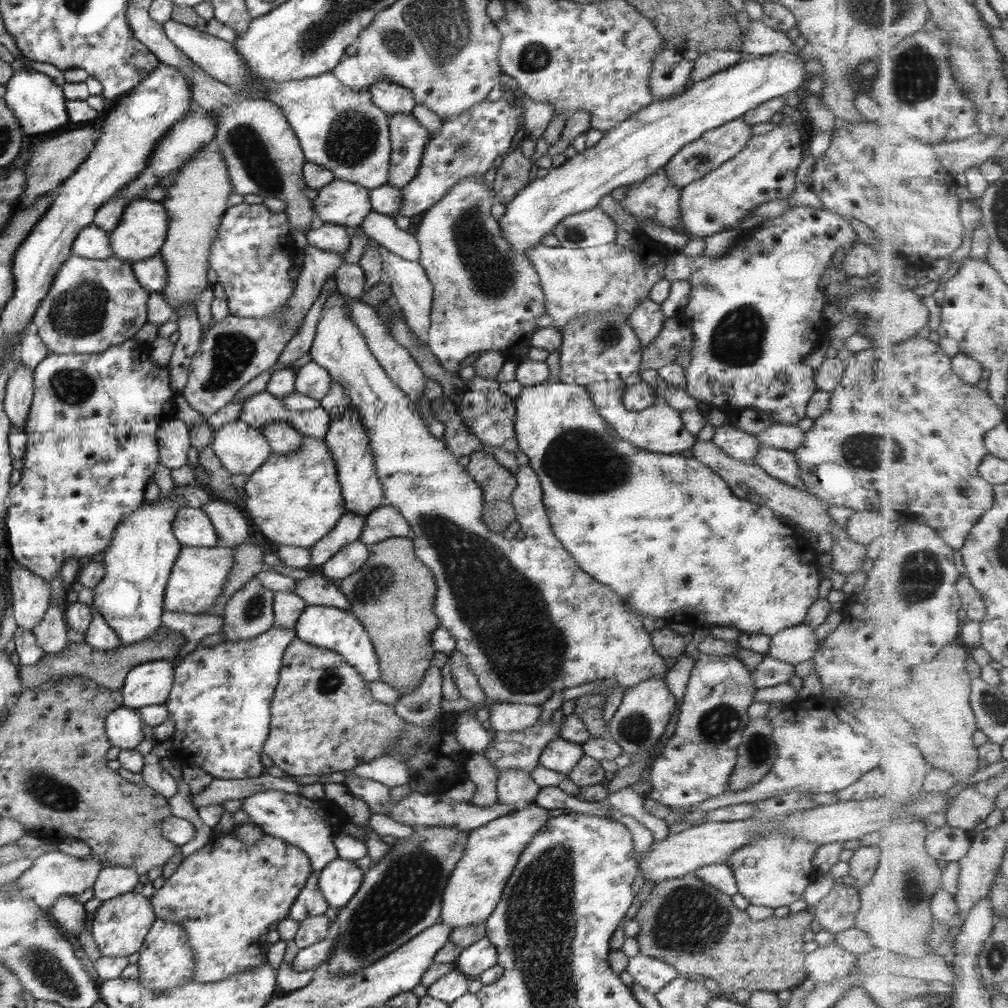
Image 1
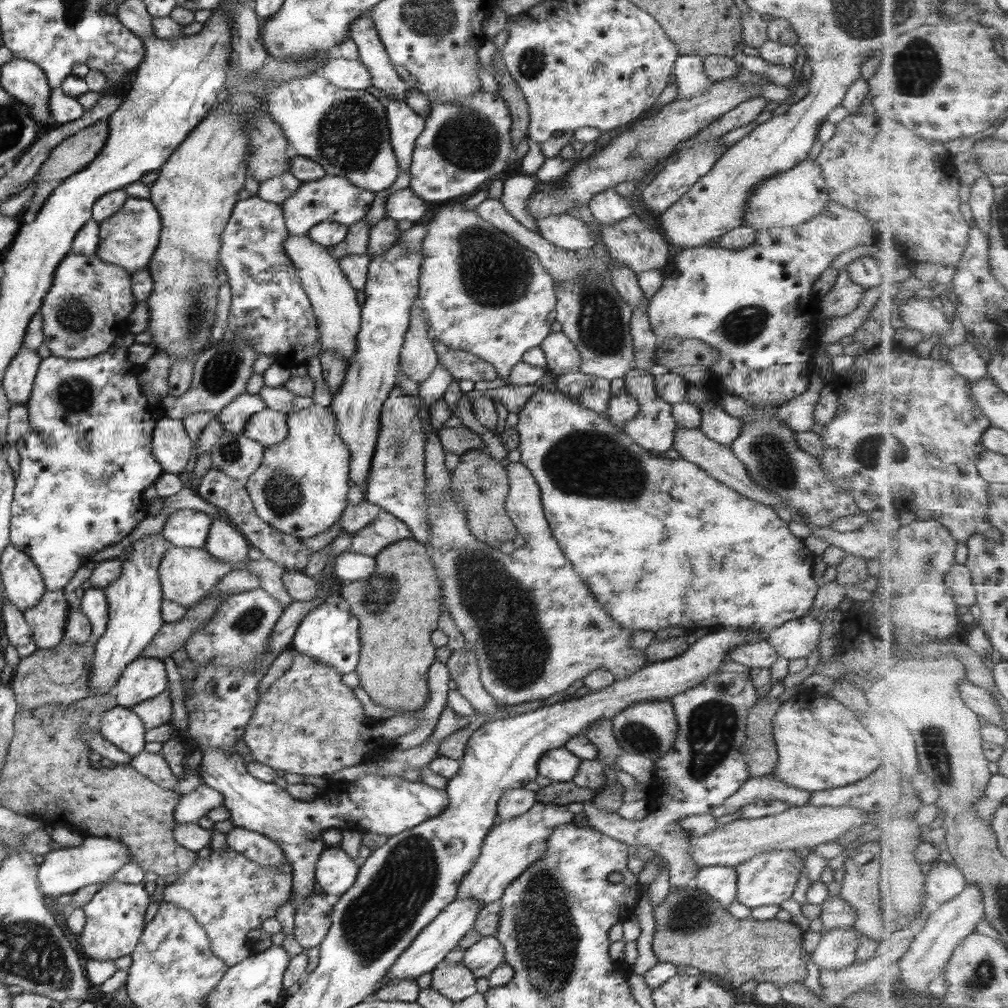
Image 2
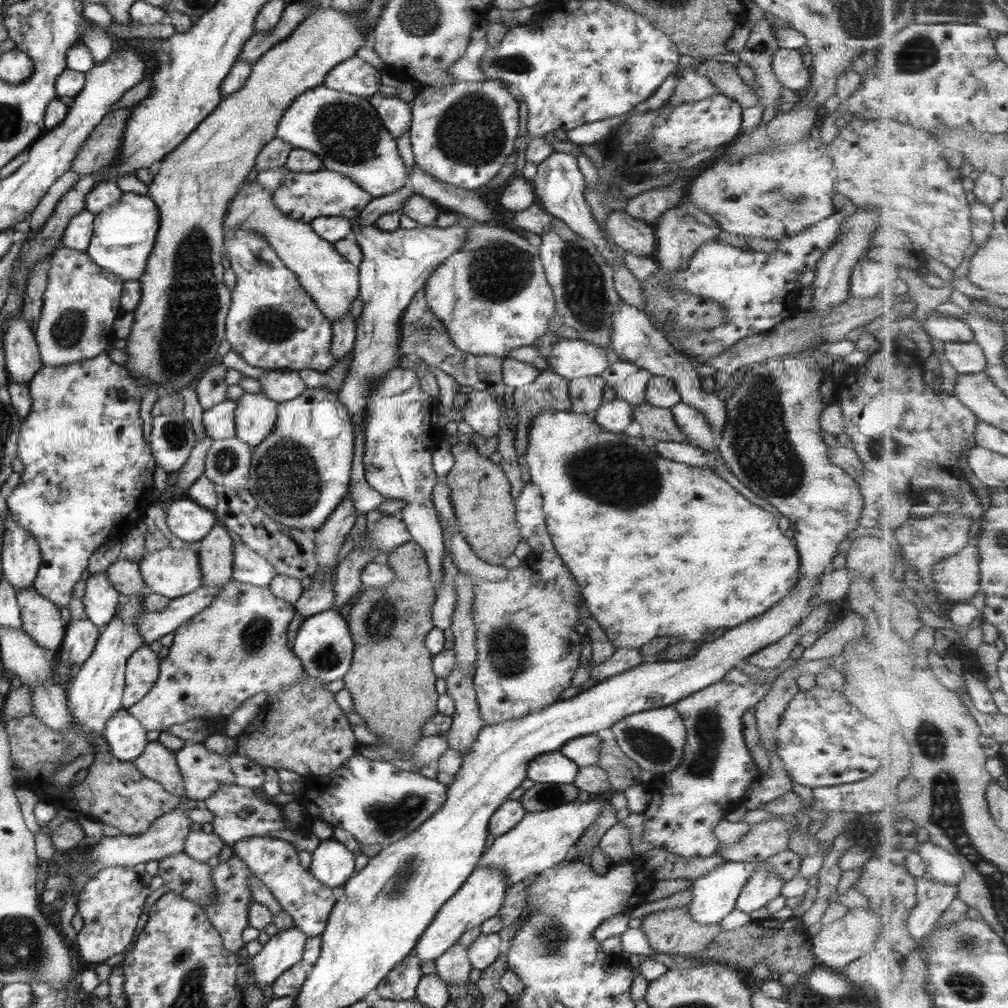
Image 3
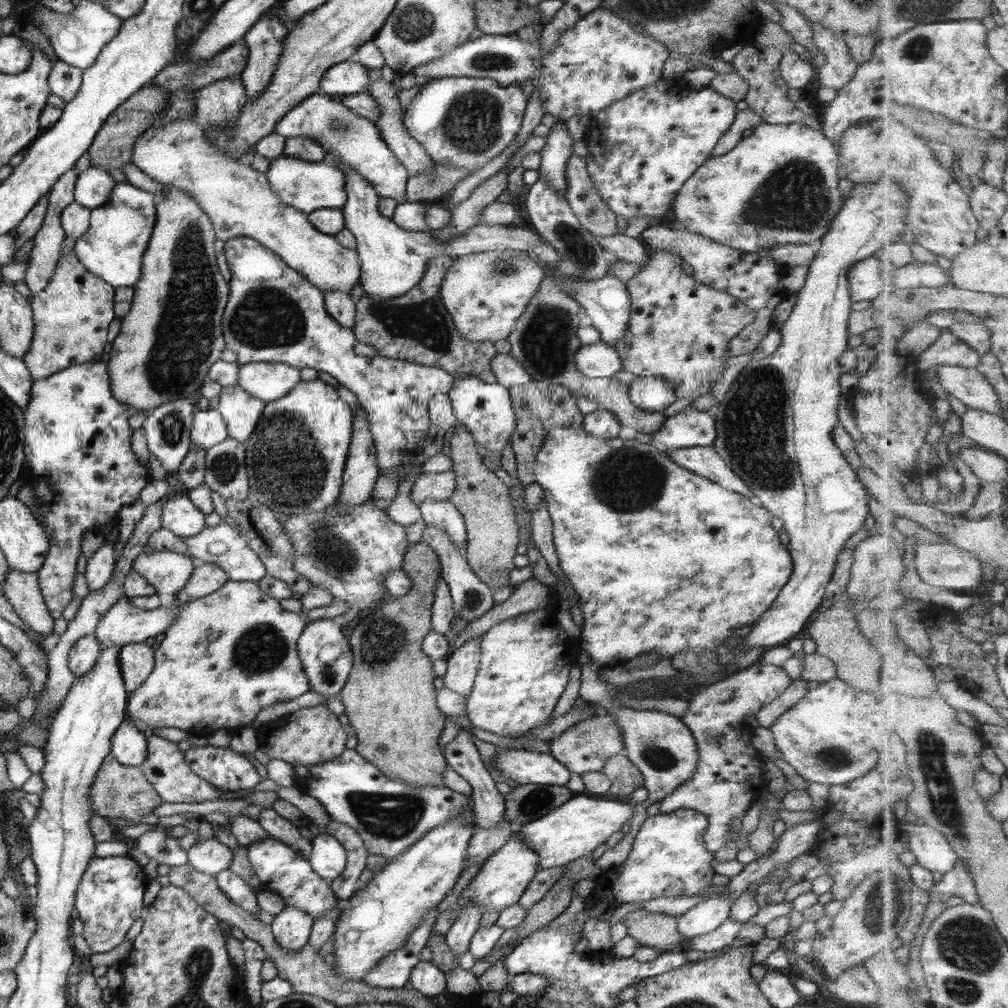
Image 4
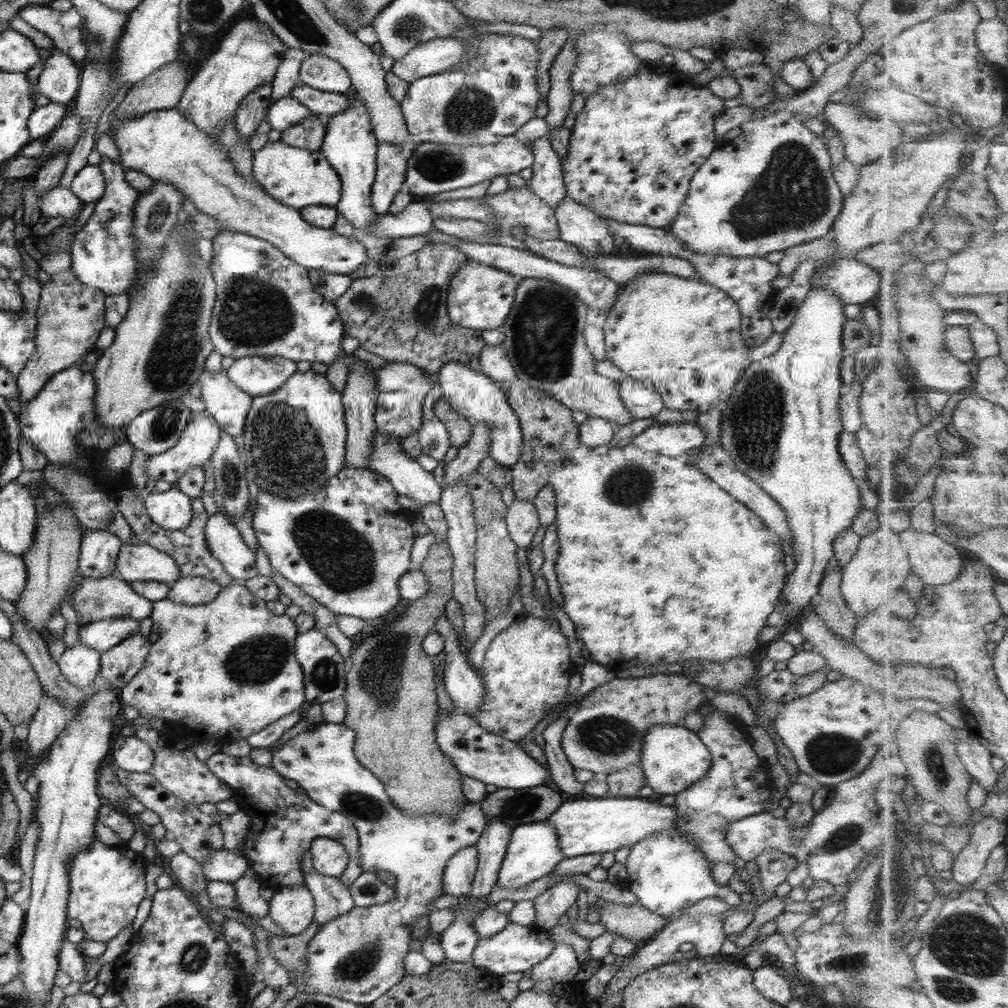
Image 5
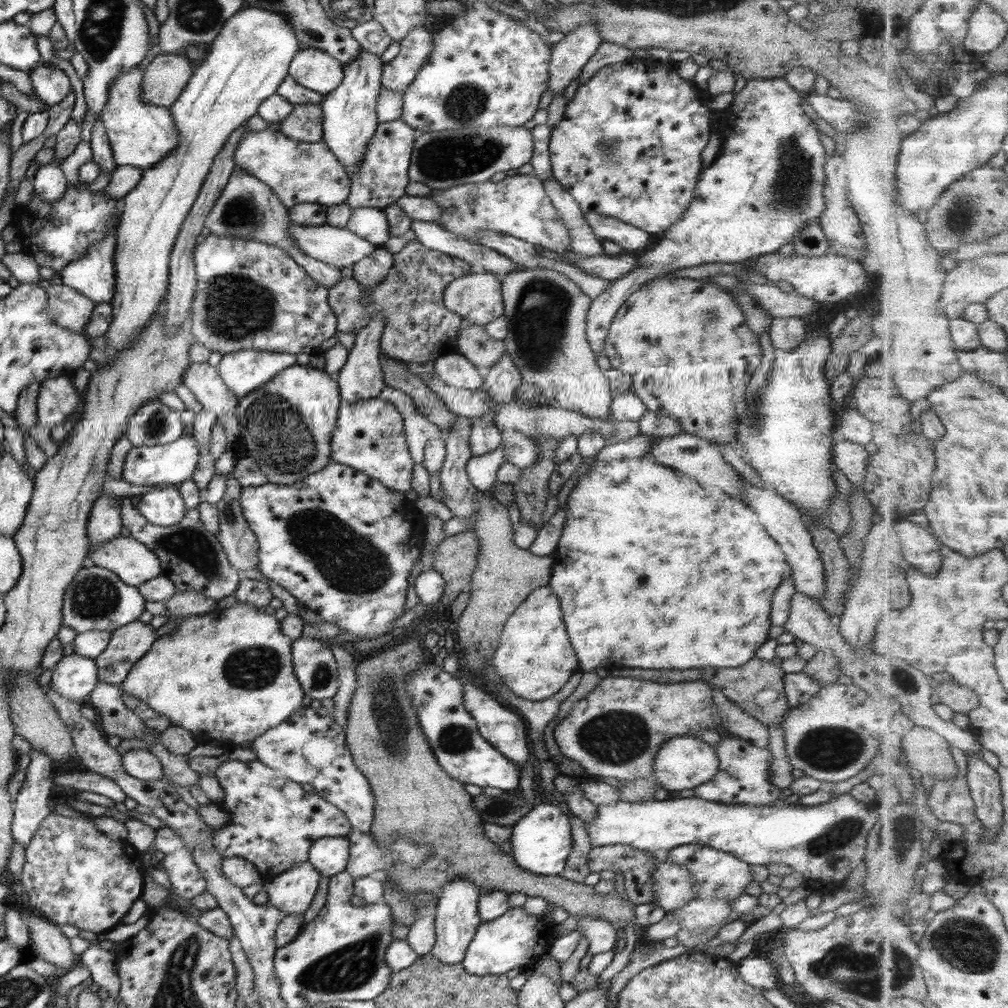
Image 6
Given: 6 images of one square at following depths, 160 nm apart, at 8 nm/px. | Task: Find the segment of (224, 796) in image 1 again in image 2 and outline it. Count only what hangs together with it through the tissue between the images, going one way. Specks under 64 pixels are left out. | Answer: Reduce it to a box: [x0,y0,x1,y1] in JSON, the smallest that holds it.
[173,783,223,826]

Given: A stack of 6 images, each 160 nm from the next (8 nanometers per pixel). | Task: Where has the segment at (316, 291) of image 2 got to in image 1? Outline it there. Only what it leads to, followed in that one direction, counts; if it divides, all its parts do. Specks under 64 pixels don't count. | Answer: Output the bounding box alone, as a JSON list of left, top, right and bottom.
[308,290,670,705]

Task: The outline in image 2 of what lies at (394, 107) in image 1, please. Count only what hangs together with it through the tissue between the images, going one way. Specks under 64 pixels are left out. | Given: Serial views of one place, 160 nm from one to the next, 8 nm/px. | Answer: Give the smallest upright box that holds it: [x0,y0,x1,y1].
[348,13,407,101]

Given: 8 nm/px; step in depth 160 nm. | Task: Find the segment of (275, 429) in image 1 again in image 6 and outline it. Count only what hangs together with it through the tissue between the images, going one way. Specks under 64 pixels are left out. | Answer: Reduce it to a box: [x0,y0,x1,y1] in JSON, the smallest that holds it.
[182,362,239,416]

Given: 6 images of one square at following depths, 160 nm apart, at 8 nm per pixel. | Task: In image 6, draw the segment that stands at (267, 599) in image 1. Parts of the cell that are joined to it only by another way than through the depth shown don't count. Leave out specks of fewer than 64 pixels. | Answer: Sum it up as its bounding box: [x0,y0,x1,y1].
[119,602,304,748]

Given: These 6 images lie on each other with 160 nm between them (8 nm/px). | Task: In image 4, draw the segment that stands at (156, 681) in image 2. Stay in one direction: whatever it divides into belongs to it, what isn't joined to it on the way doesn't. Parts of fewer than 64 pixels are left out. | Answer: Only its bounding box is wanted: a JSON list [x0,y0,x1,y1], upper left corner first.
[117,642,154,694]

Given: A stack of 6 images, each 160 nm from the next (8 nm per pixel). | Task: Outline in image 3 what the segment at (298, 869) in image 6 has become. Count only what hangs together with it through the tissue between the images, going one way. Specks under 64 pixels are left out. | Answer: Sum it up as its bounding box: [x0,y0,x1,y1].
[243,925,306,991]

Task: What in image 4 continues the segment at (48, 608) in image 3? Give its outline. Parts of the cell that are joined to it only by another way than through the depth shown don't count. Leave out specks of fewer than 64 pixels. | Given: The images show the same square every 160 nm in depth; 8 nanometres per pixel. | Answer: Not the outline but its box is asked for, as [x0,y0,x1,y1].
[2,569,53,635]

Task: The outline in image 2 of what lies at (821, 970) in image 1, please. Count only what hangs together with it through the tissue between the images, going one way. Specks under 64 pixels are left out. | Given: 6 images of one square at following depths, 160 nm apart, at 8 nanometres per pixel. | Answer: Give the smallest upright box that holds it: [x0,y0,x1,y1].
[810,926,859,970]

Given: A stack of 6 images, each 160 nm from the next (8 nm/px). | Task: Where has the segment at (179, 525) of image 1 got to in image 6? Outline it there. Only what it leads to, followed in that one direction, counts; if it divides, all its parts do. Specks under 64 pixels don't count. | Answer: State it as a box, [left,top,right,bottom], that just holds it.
[136,486,186,526]

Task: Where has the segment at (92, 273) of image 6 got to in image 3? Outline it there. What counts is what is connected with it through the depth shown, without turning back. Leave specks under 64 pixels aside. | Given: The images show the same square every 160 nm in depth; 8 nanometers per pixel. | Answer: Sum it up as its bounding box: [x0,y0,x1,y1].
[84,193,158,282]

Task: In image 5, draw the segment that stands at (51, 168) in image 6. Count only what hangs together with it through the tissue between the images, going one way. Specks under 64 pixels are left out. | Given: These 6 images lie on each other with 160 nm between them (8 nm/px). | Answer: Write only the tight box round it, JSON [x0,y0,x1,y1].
[38,183,81,220]

